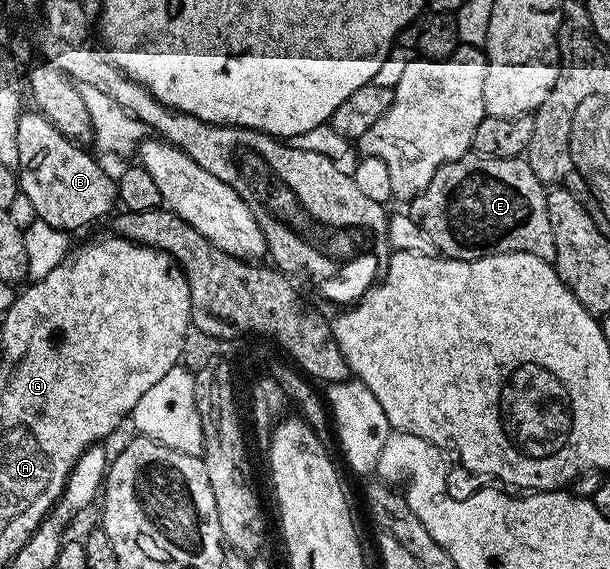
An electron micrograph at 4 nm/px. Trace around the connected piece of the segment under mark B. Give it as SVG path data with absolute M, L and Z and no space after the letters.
M38 111L22 112L17 132L19 143L19 189L37 212L37 220L51 223L51 227L73 231L77 221L97 221L104 213L112 214L113 205L118 204L117 183L111 176L105 174L105 169L89 153L84 153L82 146L76 141L68 141L59 130L54 127L44 114Z

